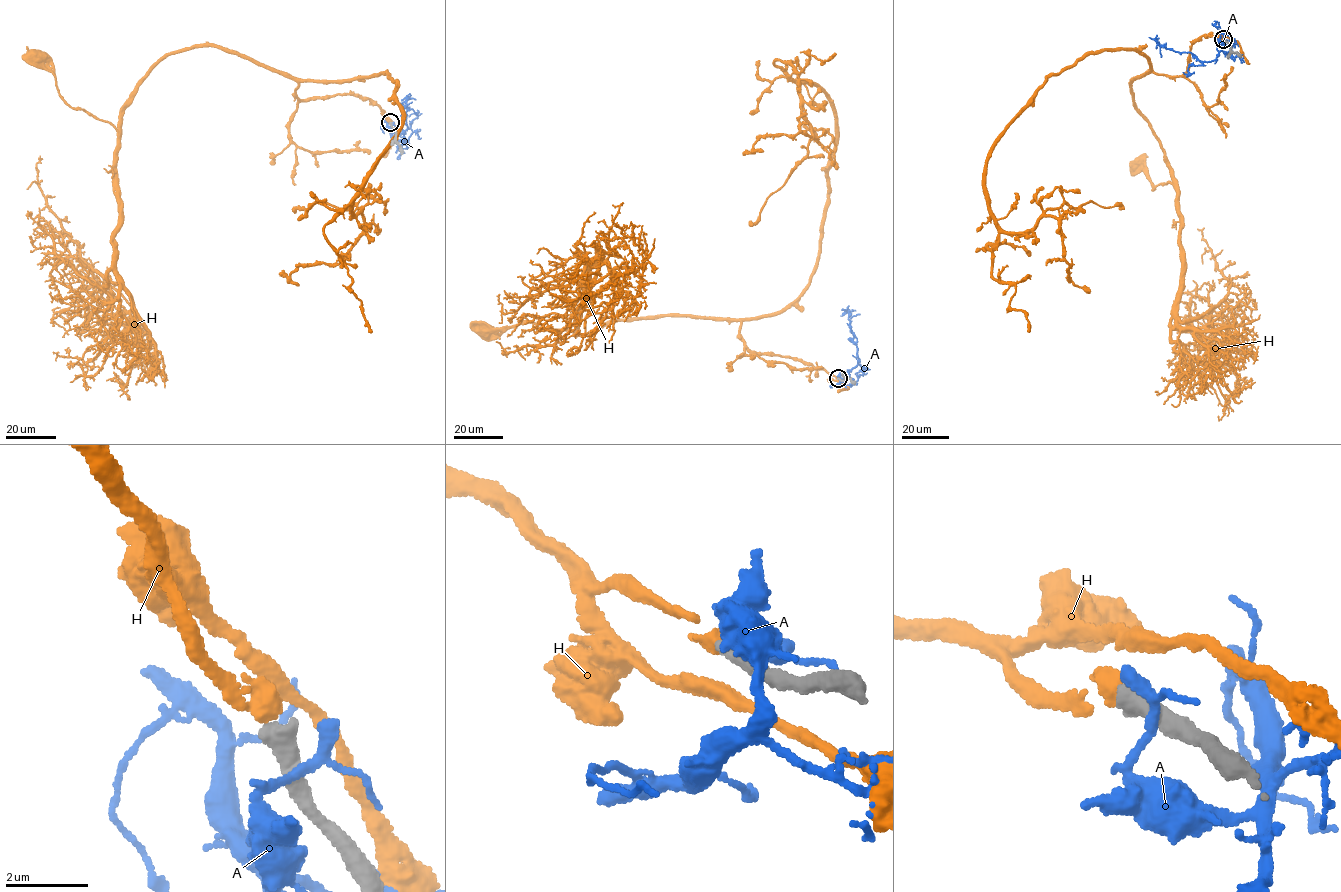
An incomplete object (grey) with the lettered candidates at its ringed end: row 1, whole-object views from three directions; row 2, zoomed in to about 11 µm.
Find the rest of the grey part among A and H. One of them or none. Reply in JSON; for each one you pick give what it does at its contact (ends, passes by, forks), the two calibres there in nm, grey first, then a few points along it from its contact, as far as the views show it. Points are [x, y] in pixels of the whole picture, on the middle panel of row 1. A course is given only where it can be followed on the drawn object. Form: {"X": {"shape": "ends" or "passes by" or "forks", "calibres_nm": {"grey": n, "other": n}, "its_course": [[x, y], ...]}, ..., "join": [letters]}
{"H": {"shape": "ends", "calibres_nm": {"grey": 480, "other": 500}, "its_course": [[838, 378], [792, 358], [750, 351], [738, 320], [614, 319], [577, 336], [530, 321], [484, 329]]}, "join": ["H"]}

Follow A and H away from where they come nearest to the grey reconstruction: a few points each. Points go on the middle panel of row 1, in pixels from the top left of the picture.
A: (840, 379), (841, 381), (858, 362), (856, 345), (850, 339), (854, 336), (848, 305)
H: (838, 378), (792, 358), (750, 351), (738, 320), (614, 319), (577, 336), (530, 321), (484, 329)

